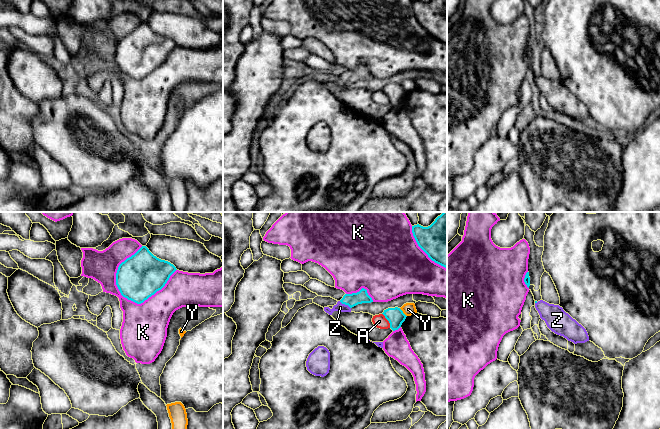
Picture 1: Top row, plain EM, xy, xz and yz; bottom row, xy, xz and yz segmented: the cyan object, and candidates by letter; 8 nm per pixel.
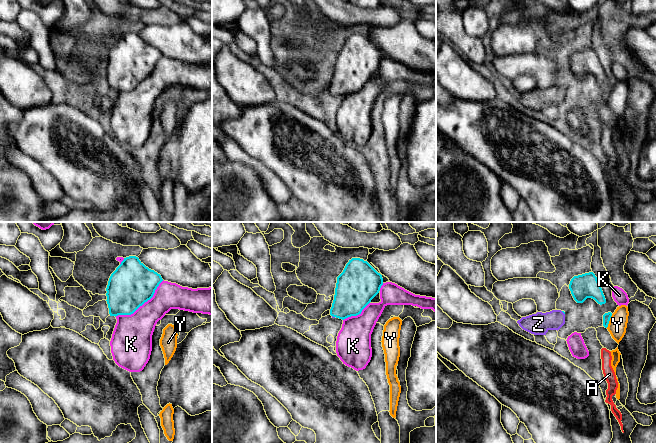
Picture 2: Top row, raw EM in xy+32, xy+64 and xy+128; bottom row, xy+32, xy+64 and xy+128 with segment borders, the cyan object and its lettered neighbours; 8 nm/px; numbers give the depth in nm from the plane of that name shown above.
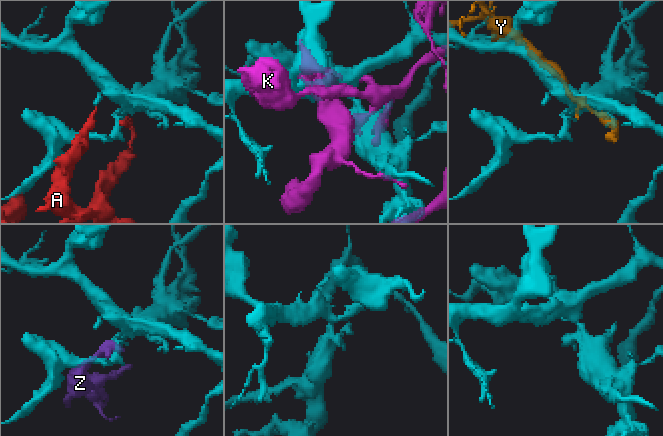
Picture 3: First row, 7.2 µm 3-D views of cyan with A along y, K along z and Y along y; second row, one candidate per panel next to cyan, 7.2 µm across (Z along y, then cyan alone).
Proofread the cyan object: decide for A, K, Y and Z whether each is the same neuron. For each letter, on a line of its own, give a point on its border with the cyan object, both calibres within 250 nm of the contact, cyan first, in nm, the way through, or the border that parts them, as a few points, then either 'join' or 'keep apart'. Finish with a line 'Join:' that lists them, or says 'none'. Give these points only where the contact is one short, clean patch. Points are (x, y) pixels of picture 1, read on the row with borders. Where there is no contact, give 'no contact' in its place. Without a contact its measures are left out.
A: meets cyan in xz at (387, 319); 140 nm thick on the cyan side, 100 nm on the other; keep apart
K: meets cyan in xy at (145, 299); 360 nm thick on the cyan side, 360 nm on the other; keep apart
Y: meets cyan in xz at (402, 312); 140 nm thick on the cyan side, 100 nm on the other; border along xz (399, 308), (406, 316); keep apart
Z: meets cyan in xz at (345, 304); 100 nm thick on the cyan side, 70 nm on the other; runs through xz (351, 300), (345, 304), (340, 307); join
Join: Z

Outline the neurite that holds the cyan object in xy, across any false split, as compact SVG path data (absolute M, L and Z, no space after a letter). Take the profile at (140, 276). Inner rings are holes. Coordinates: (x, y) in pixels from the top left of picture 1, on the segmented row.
M146 246L122 262L116 273L121 295L137 304L161 290L176 267L154 256Z

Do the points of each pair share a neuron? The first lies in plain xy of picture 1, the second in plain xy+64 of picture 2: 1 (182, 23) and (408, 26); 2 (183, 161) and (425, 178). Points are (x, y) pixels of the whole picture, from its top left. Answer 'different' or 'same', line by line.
1: same
2: same

